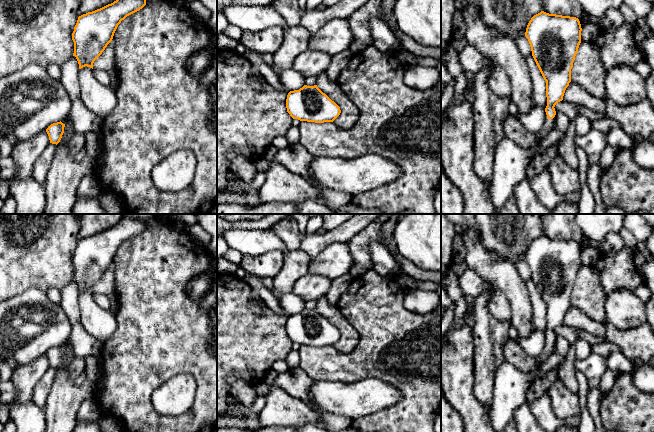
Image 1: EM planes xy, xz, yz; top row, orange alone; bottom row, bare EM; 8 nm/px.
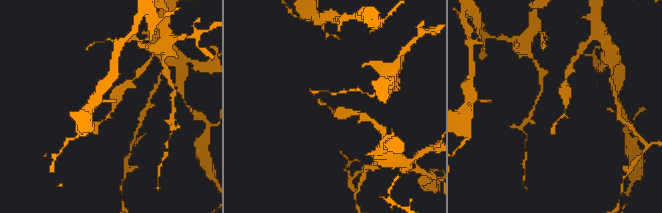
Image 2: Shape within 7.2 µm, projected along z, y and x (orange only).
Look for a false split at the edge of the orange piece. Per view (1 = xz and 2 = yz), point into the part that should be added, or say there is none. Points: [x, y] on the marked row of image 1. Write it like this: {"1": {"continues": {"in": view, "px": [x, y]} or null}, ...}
{"1": {"continues": null}, "2": {"continues": {"in": "yz", "px": [510, 162]}}}

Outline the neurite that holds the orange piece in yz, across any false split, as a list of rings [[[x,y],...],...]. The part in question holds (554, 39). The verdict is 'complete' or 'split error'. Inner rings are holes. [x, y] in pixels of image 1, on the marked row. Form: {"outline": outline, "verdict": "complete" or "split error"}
{"outline": [[[544,11],[534,15],[529,21],[525,36],[531,46],[532,56],[546,81],[547,106],[545,112],[547,122],[543,129],[537,133],[537,144],[532,148],[522,148],[516,145],[506,136],[501,140],[496,148],[494,158],[493,178],[490,183],[490,193],[494,205],[494,214],[498,214],[505,202],[513,195],[514,186],[526,179],[525,171],[529,162],[536,157],[537,150],[542,140],[550,132],[556,115],[555,105],[563,100],[566,88],[571,82],[571,69],[575,56],[581,43],[581,24],[578,18],[549,14]]], "verdict": "split error"}

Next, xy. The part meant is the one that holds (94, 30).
{"outline": [[[116,0],[100,9],[88,12],[78,17],[72,33],[74,53],[79,69],[87,66],[93,69],[94,61],[102,54],[107,45],[112,41],[114,33],[127,16],[139,11],[146,5],[146,0]]], "verdict": "complete"}

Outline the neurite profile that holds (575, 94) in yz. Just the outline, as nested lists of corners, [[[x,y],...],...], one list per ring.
[[[570,82],[566,88],[563,100],[577,106],[583,106],[593,112],[606,114],[606,103],[588,93],[582,86]]]

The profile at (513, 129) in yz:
[[[507,113],[503,132],[507,138],[522,148],[532,148],[537,144],[537,135],[526,130],[515,115]]]

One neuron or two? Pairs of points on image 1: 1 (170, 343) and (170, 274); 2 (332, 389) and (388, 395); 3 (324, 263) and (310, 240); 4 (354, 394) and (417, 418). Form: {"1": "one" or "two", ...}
{"1": "one", "2": "one", "3": "two", "4": "two"}

